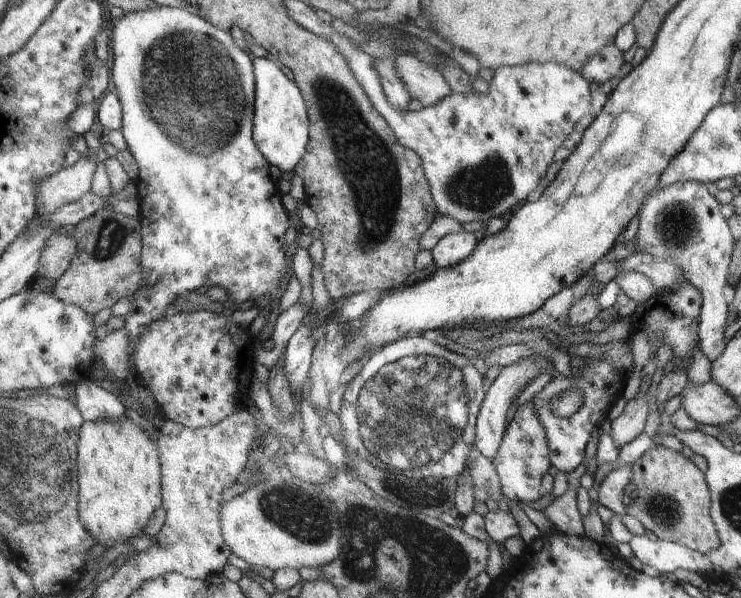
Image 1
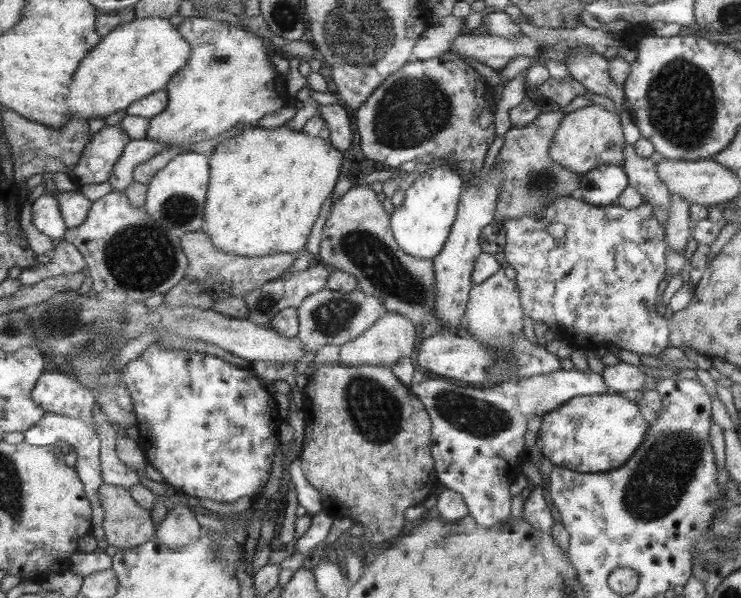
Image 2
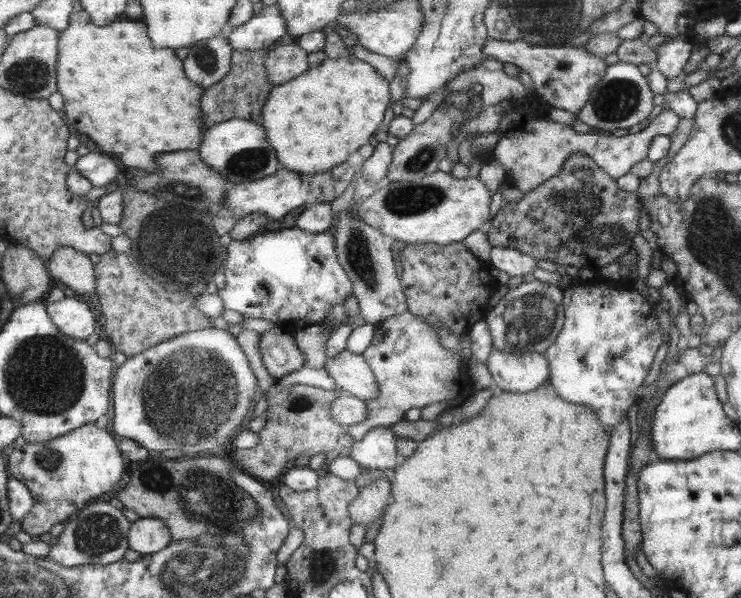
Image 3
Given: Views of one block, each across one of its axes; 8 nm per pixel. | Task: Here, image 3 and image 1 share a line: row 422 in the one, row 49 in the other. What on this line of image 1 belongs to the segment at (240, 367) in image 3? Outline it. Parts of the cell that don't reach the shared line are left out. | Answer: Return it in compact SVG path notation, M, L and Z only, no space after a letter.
M159 6L155 10L145 10L145 12L129 12L121 20L115 22L113 28L113 54L115 54L115 68L113 68L113 80L115 88L121 96L123 108L125 108L125 118L121 126L121 134L127 142L127 150L139 164L139 178L137 178L137 202L139 202L139 220L143 224L143 270L147 274L147 284L137 292L133 298L133 308L127 312L127 324L125 328L131 334L131 362L133 370L127 378L127 384L131 390L137 390L141 384L137 376L137 366L135 366L135 352L137 344L141 342L141 336L145 336L145 328L149 328L153 322L161 320L167 314L167 308L173 306L177 296L189 294L189 292L201 292L211 286L221 286L227 290L229 300L241 304L247 300L257 300L261 296L269 296L273 306L279 302L283 296L283 278L289 274L289 260L287 260L287 240L285 234L291 228L289 212L283 206L279 186L275 186L275 178L271 174L273 164L267 160L267 156L259 150L255 142L255 112L257 112L257 68L253 64L253 56L245 50L245 46L239 46L233 36L205 20L203 16L191 14L189 10L179 10L179 8L169 8L169 6Z

